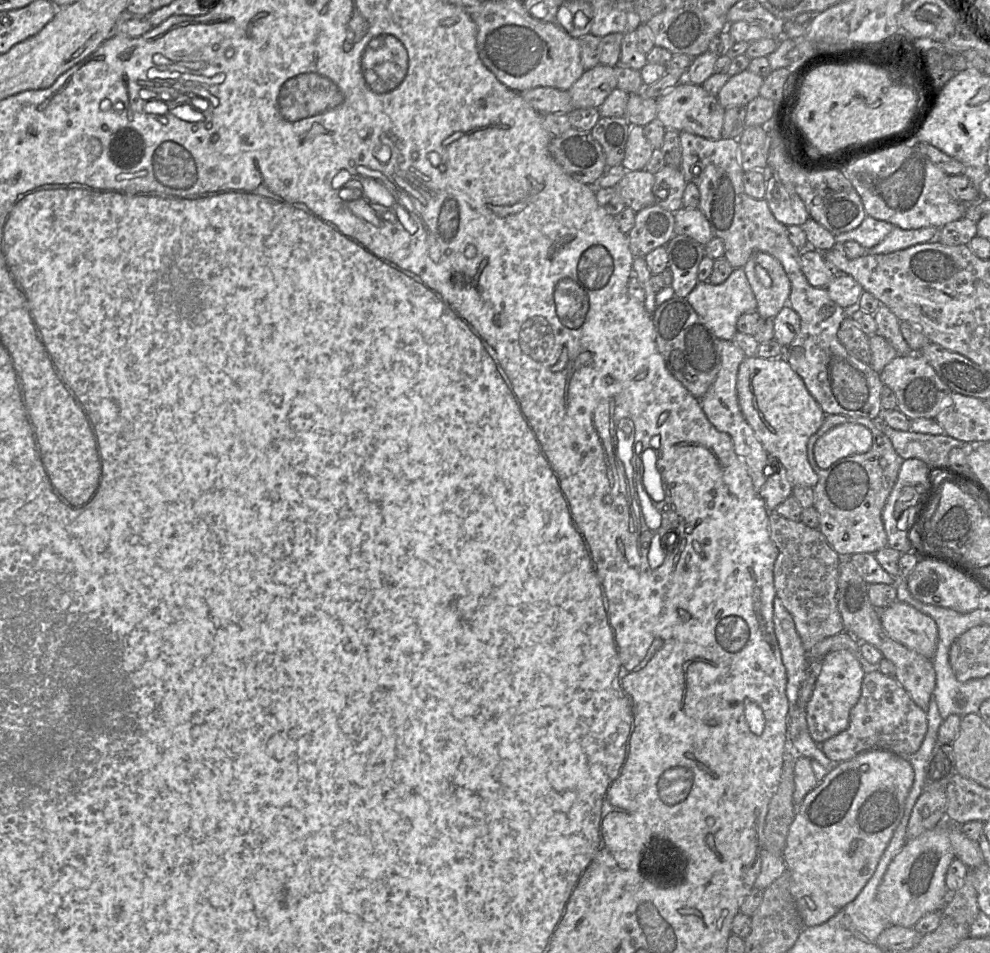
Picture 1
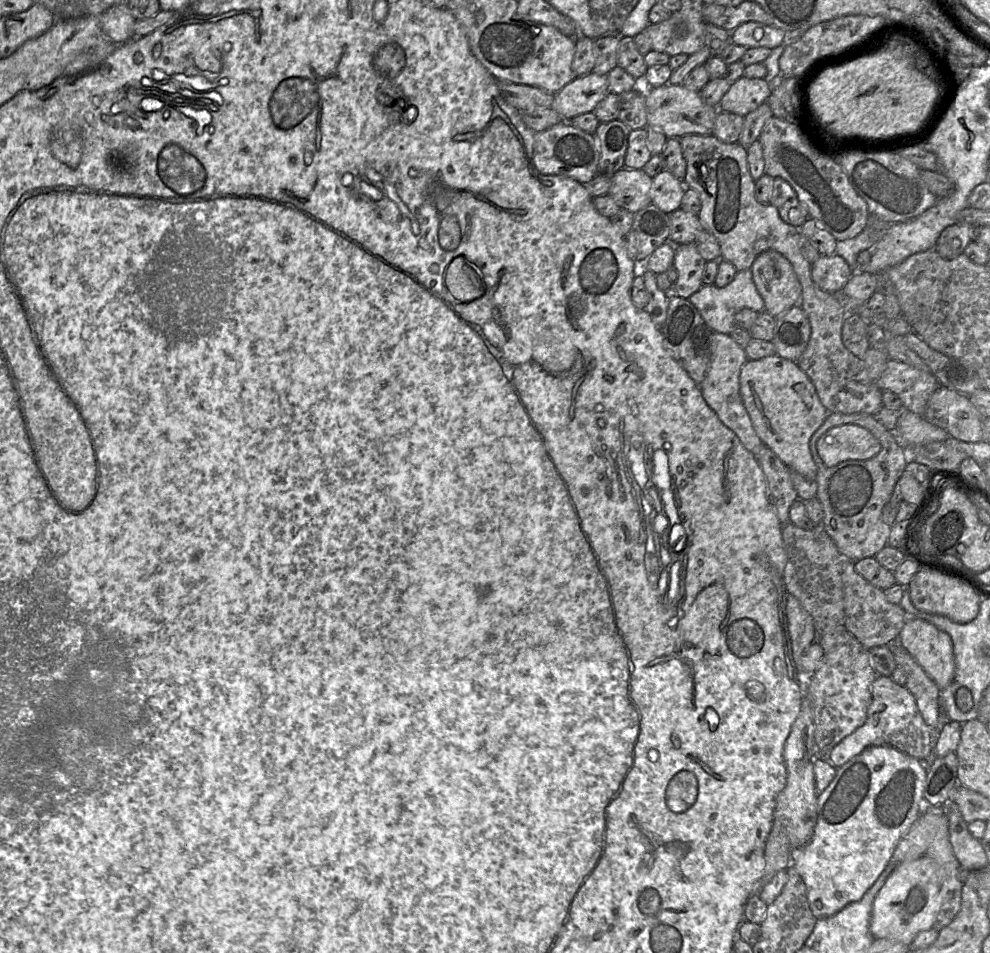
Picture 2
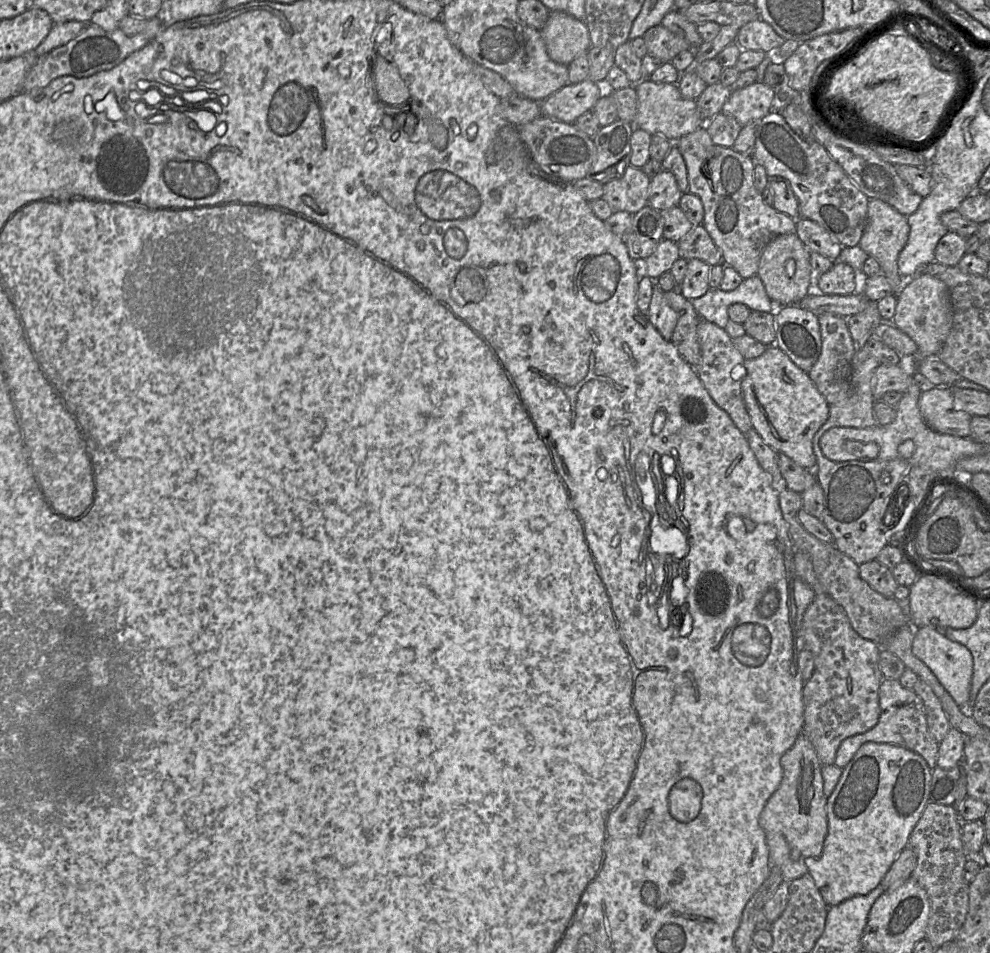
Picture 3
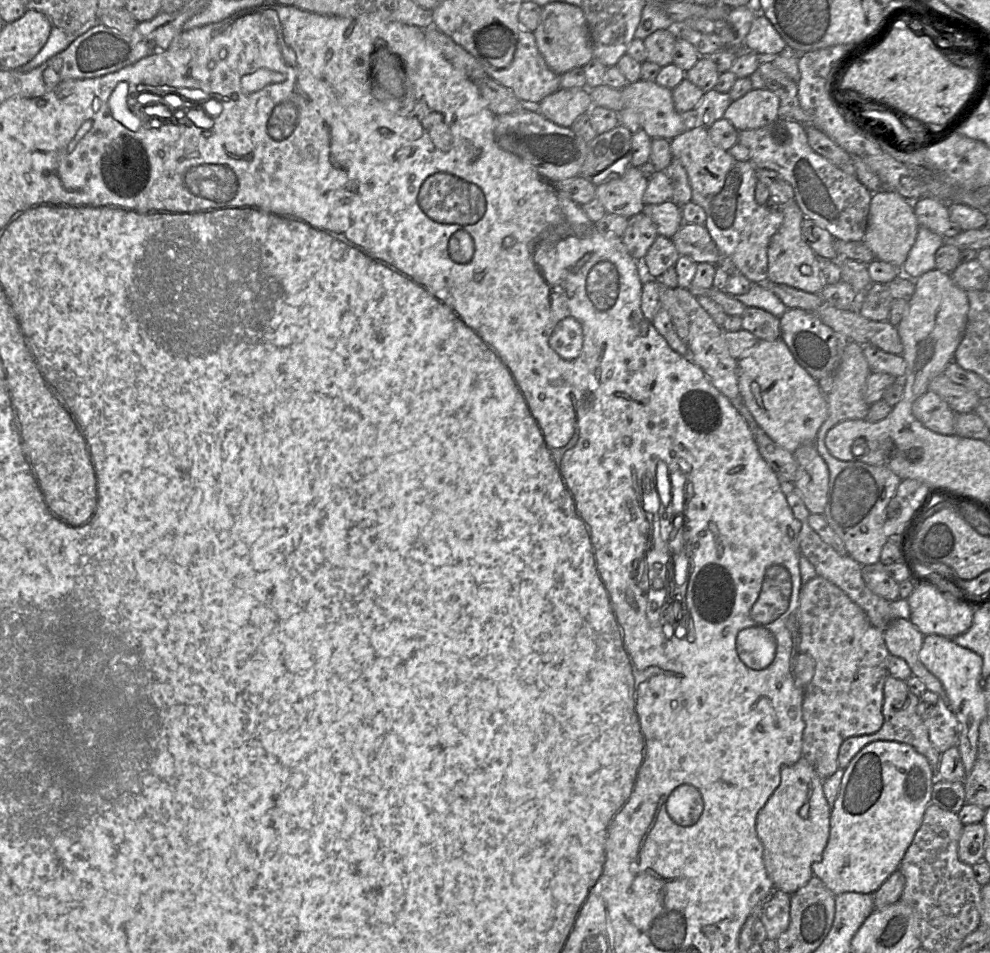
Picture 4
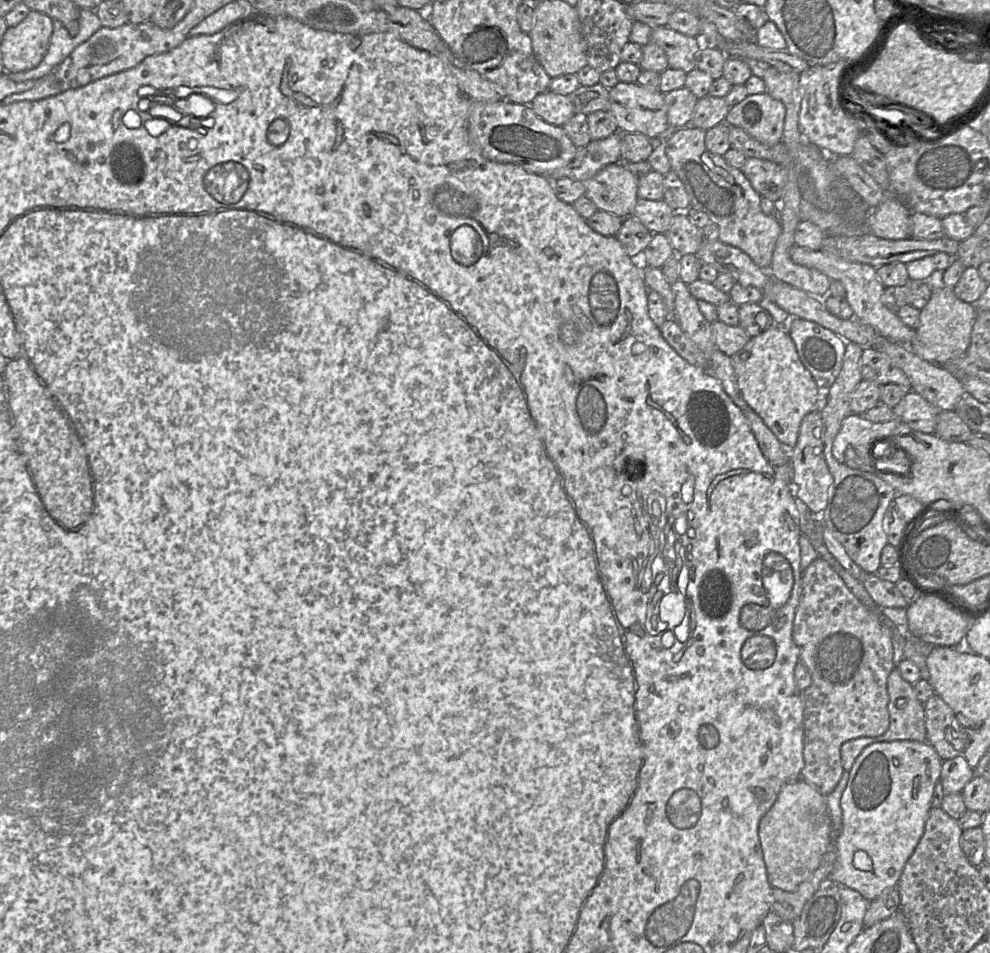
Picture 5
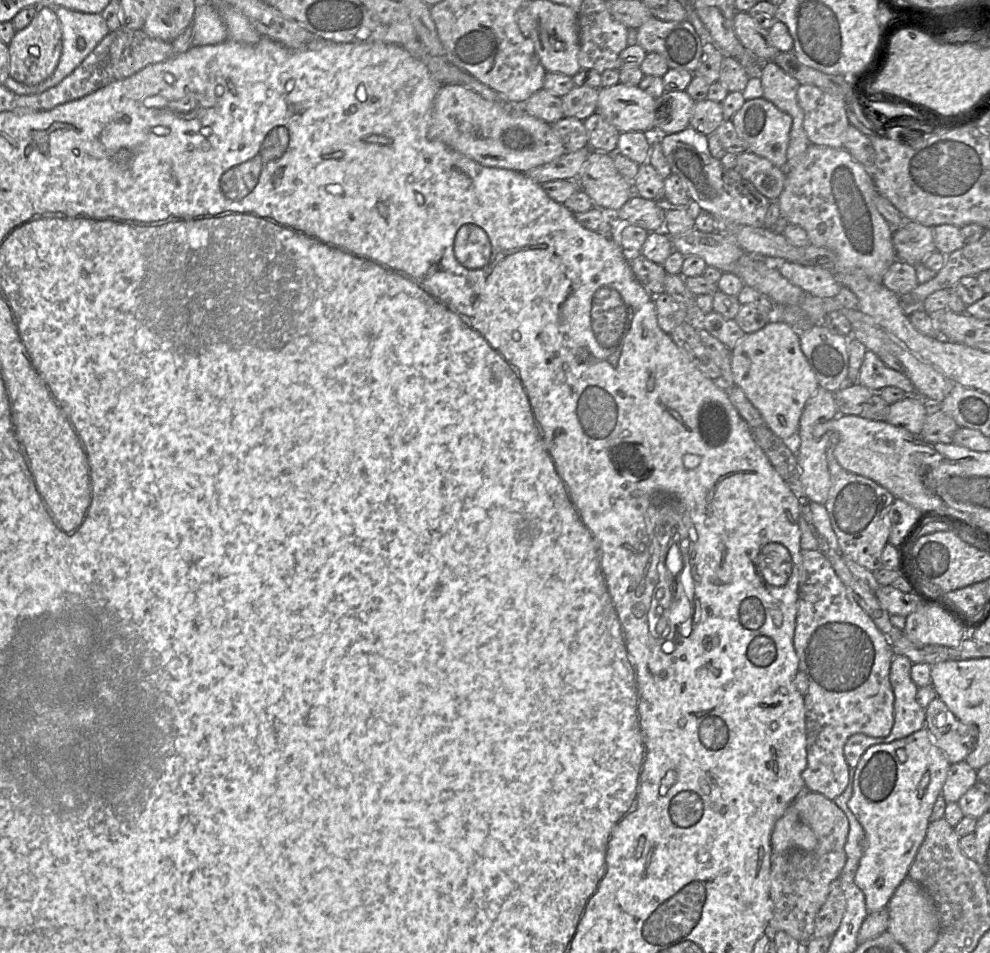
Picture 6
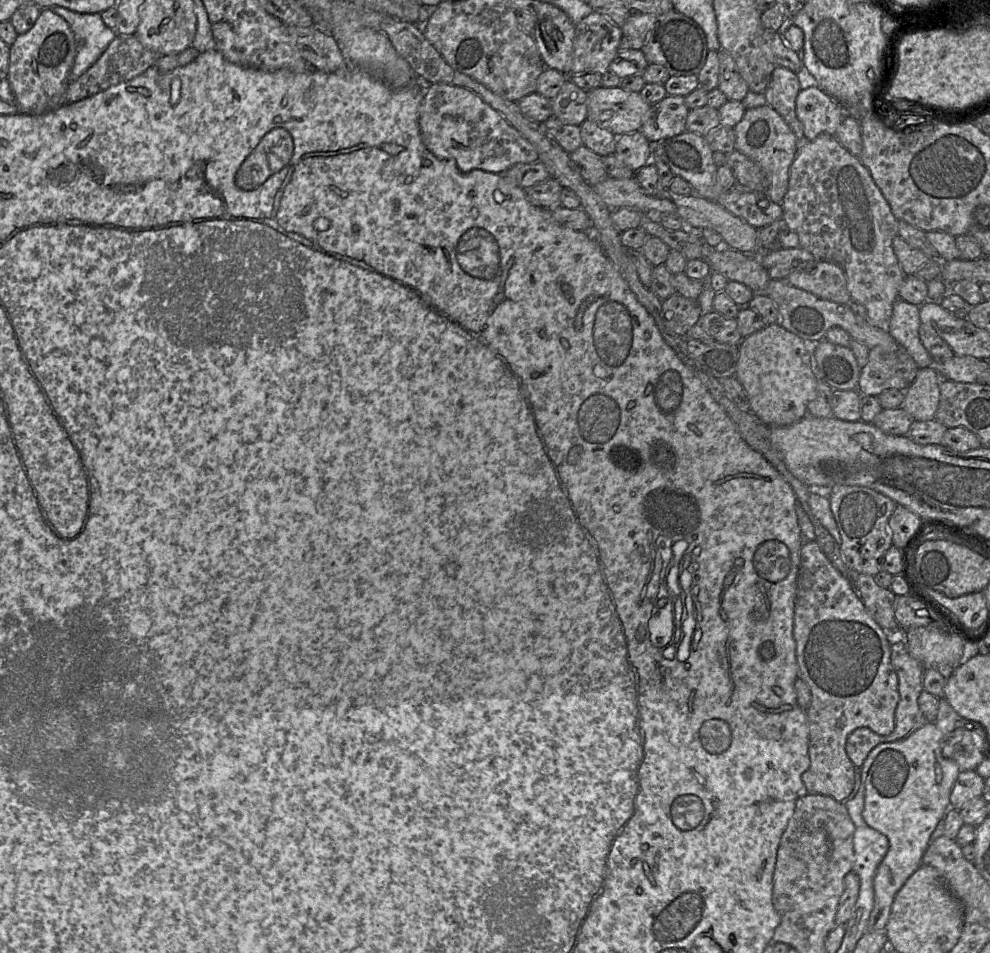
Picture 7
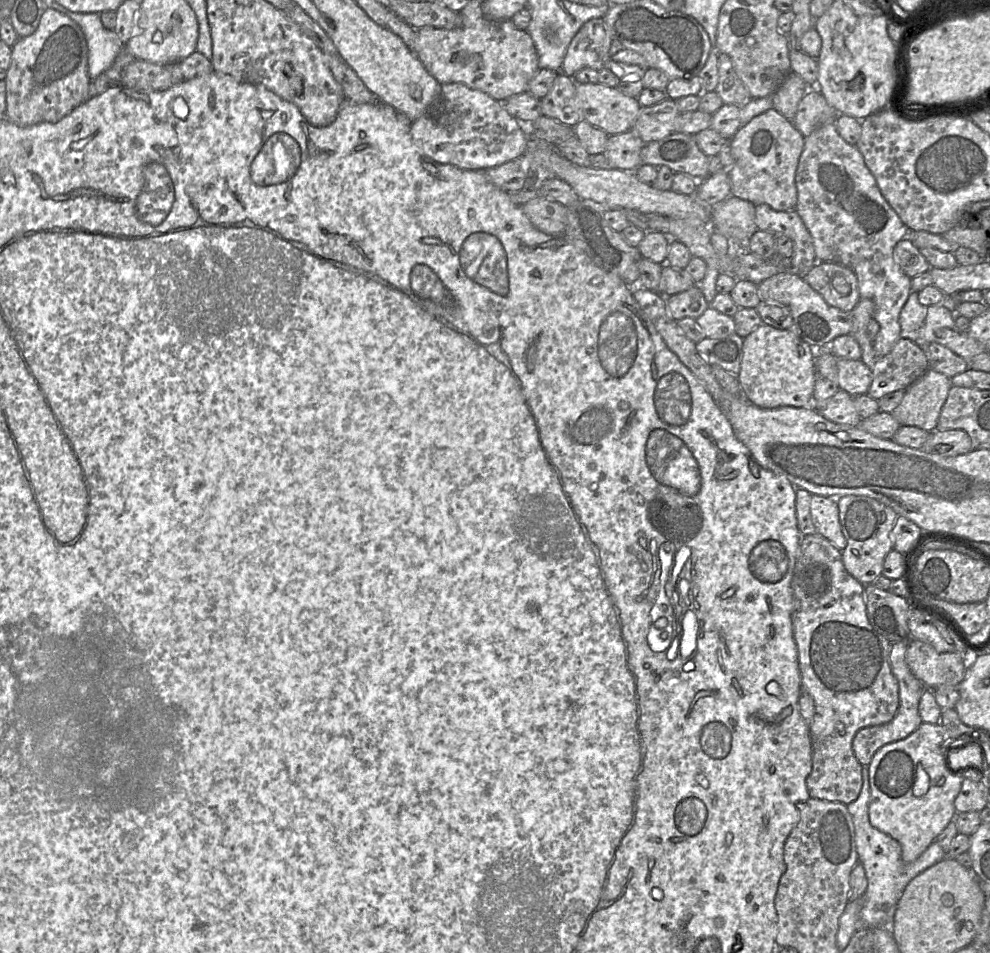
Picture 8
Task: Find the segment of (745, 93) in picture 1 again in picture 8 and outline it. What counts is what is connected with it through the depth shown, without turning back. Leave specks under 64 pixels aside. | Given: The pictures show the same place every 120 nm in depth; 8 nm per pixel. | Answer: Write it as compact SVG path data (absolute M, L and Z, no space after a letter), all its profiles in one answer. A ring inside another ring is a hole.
M776 109L754 117L746 125L740 127L729 140L730 149L734 158L732 168L728 170L731 181L731 195L755 206L766 204L776 211L793 211L797 205L796 171L800 156L804 149L805 137L798 131L792 121L786 119Z

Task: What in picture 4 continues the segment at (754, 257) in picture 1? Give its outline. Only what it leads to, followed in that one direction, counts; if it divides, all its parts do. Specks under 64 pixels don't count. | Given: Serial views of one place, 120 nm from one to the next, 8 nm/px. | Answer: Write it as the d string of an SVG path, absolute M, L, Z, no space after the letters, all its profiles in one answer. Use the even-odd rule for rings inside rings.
M794 199L783 205L781 210L782 225L771 237L768 245L768 281L819 294L827 283L821 271L821 259L802 236L801 225L805 216Z

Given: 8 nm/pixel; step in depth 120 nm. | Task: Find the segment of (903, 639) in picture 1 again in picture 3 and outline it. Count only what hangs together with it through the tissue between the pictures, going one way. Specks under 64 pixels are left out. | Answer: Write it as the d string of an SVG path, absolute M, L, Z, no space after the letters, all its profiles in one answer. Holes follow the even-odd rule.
M935 627L914 628L913 654L932 671L956 704L961 709L968 711L973 673L973 656L971 652L964 645L948 639L941 630Z

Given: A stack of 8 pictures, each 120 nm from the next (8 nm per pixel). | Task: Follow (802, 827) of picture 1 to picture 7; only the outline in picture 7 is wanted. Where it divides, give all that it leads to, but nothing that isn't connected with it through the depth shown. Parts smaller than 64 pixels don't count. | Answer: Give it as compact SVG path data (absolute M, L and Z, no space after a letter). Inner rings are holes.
M926 722L901 740L877 745L861 767L861 783L864 785L862 817L867 825L885 835L889 841L888 851L874 876L874 905L865 932L885 930L895 895L922 865L922 856L930 843L931 834L946 812L952 809L949 797L960 770L954 760L942 757L941 740L942 733L935 723Z

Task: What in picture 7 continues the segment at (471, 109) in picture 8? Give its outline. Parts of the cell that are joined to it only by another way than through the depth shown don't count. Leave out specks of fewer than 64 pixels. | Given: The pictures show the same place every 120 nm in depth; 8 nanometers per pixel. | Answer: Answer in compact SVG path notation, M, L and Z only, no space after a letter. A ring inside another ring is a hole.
M446 83L426 84L419 126L426 148L440 159L454 160L463 172L481 169L504 173L515 164L538 161L533 145L501 113L467 88Z

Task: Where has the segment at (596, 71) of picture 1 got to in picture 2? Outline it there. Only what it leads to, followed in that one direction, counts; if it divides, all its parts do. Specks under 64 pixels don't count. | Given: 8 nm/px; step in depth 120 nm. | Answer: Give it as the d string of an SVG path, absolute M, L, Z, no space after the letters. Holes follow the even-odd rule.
M590 72L575 77L555 93L551 108L571 122L578 115L593 112L609 92L607 76Z

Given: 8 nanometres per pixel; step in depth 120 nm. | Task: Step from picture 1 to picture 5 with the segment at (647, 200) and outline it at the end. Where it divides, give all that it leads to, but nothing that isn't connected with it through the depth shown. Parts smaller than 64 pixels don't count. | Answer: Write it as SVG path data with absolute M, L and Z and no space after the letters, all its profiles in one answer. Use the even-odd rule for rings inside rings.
M623 162L607 165L592 178L582 182L586 188L585 195L600 211L620 218L632 216L639 199L639 177Z

